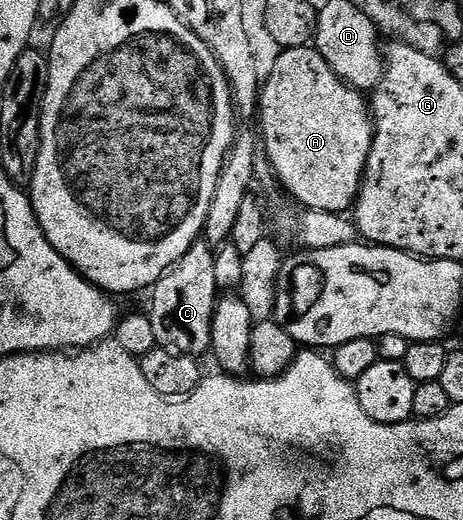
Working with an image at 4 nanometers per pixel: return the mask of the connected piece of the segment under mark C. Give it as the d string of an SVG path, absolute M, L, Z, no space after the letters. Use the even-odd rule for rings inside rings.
M204 240L194 242L185 255L152 287L153 307L147 310L158 347L190 356L208 355L213 308L219 300L215 280L215 250Z

